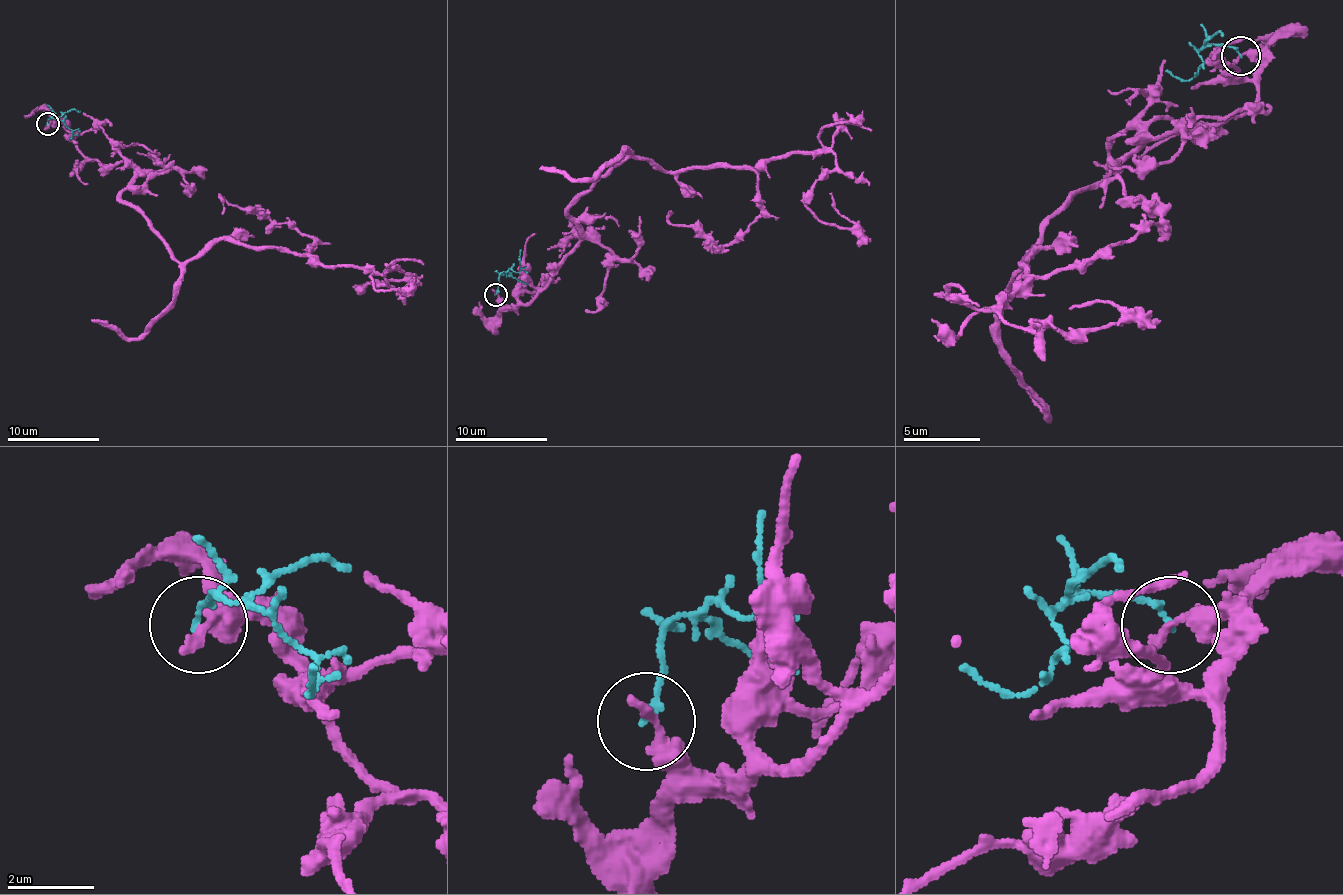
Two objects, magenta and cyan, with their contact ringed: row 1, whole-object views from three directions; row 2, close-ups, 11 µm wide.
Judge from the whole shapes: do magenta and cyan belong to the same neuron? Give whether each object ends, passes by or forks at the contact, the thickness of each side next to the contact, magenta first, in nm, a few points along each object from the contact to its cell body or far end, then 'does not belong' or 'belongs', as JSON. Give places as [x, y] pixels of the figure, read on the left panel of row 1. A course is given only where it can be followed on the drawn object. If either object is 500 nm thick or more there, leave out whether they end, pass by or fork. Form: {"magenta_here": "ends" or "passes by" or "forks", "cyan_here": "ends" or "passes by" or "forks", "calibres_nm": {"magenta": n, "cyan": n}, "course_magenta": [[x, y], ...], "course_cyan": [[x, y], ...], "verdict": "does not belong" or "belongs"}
{"magenta_here": "ends", "cyan_here": "ends", "calibres_nm": {"magenta": 280, "cyan": 140}, "course_magenta": [[48, 124], [133, 165], [119, 197], [179, 261], [234, 239], [387, 284], [362, 287], [406, 275], [383, 273]], "course_cyan": [[48, 124], [50, 117], [62, 122], [71, 138], [73, 133]], "verdict": "does not belong"}

